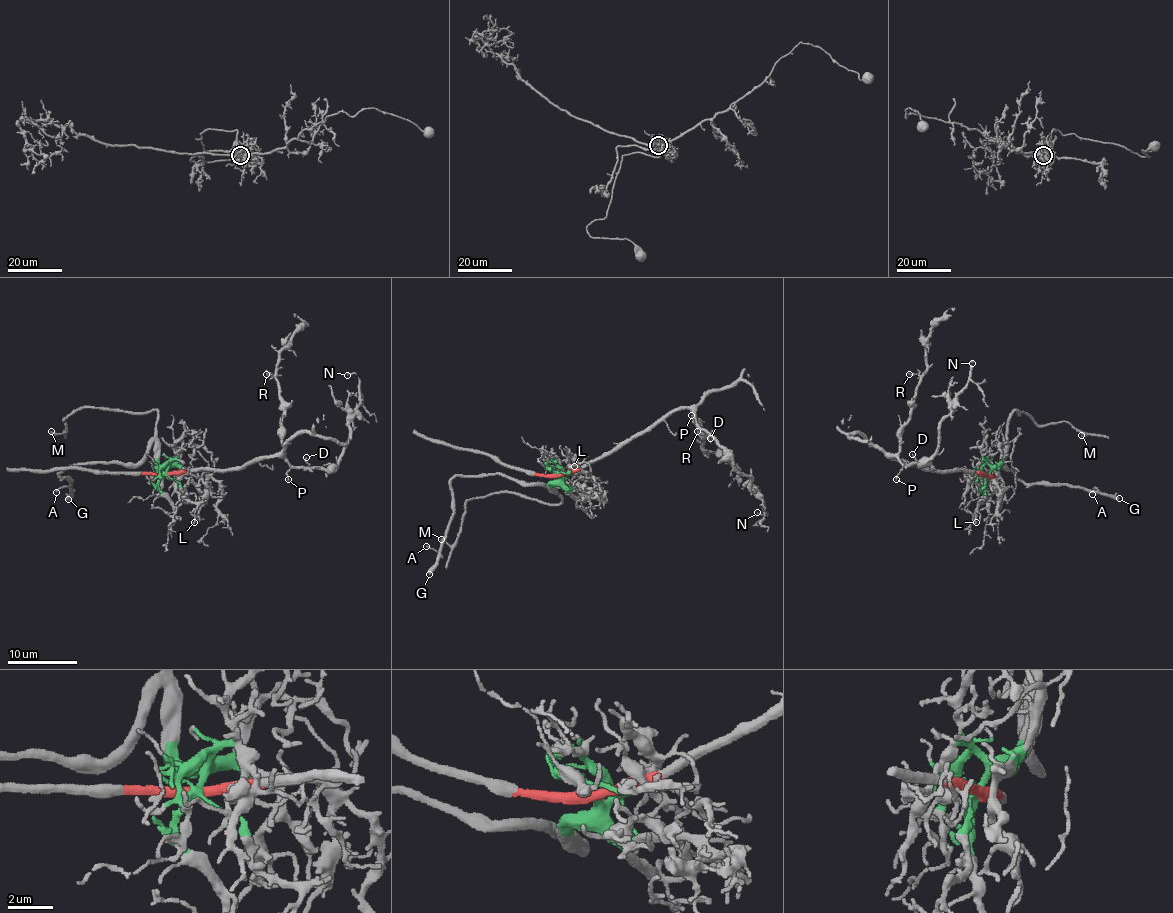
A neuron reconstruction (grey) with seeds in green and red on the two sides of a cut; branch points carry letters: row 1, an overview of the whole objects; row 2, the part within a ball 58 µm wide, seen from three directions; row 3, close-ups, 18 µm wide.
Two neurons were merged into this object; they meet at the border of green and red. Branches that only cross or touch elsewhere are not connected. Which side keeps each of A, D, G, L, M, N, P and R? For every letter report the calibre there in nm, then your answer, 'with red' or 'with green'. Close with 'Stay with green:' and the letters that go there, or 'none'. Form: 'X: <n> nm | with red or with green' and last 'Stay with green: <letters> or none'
A: 130 nm | with green
D: 100 nm | with red
G: 440 nm | with green
L: 150 nm | with green
M: 170 nm | with green
N: 110 nm | with red
P: 90 nm | with red
R: 140 nm | with red
Stay with green: A, G, L, M

